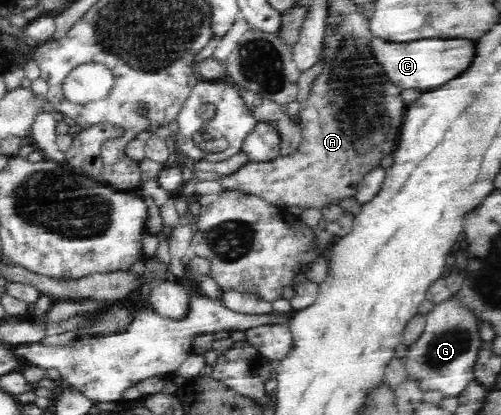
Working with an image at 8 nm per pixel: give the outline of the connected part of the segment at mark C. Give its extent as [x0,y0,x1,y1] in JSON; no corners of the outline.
[369,38,475,89]

